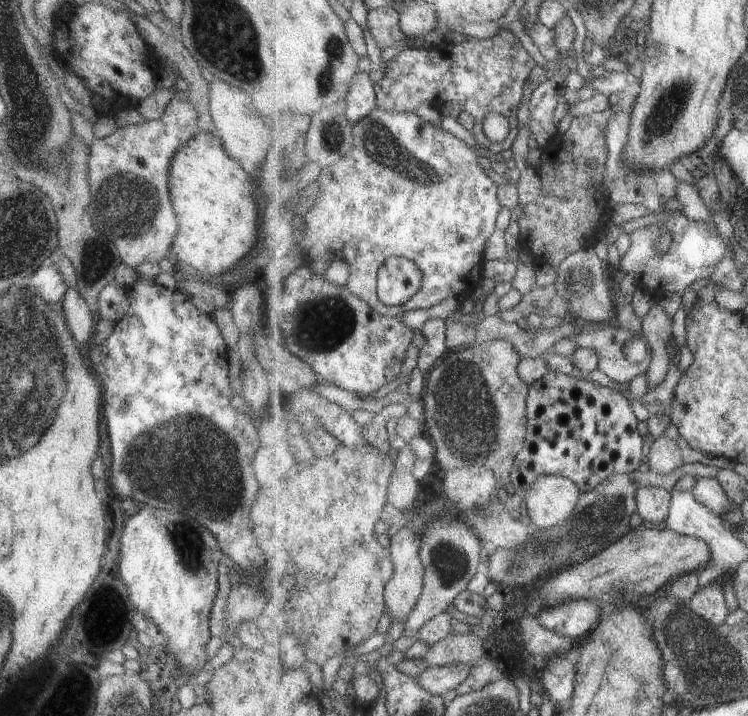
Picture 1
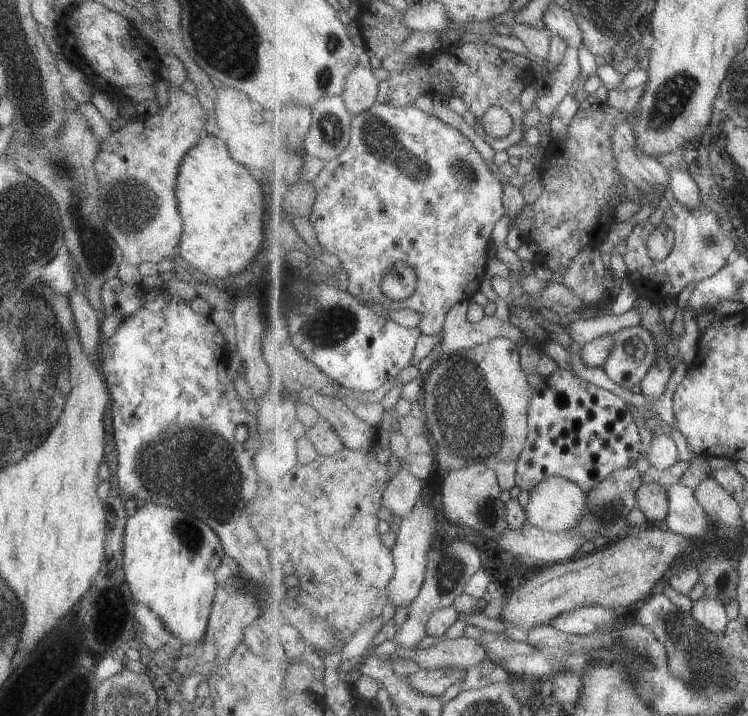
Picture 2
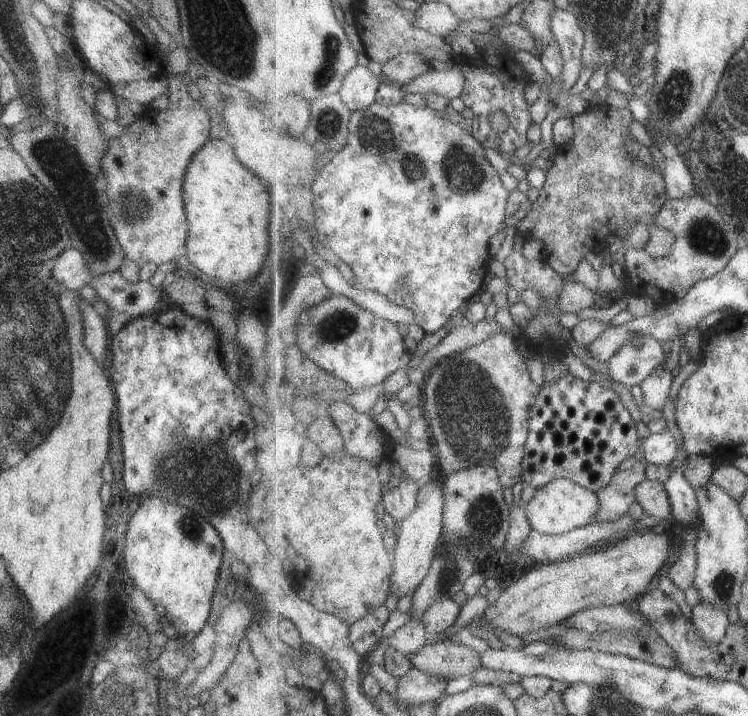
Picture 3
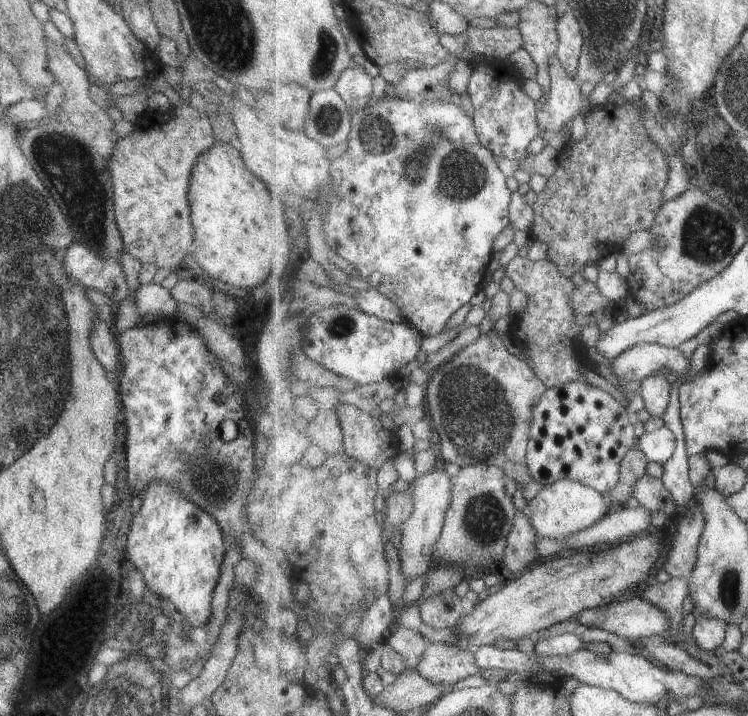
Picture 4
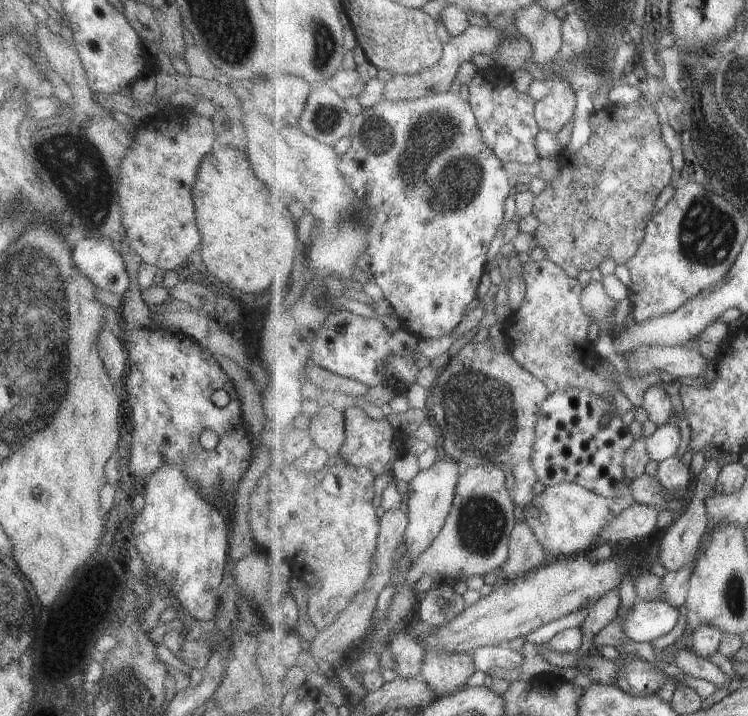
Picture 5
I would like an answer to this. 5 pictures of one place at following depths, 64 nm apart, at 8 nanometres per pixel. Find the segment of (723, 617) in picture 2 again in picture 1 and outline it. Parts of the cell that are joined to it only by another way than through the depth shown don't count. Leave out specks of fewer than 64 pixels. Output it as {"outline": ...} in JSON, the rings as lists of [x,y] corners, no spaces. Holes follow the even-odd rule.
{"outline":[[[716,581],[709,582],[705,588],[699,589],[688,605],[695,614],[699,614],[701,618],[709,620],[715,626],[725,624],[730,614],[725,604],[723,588]]]}

